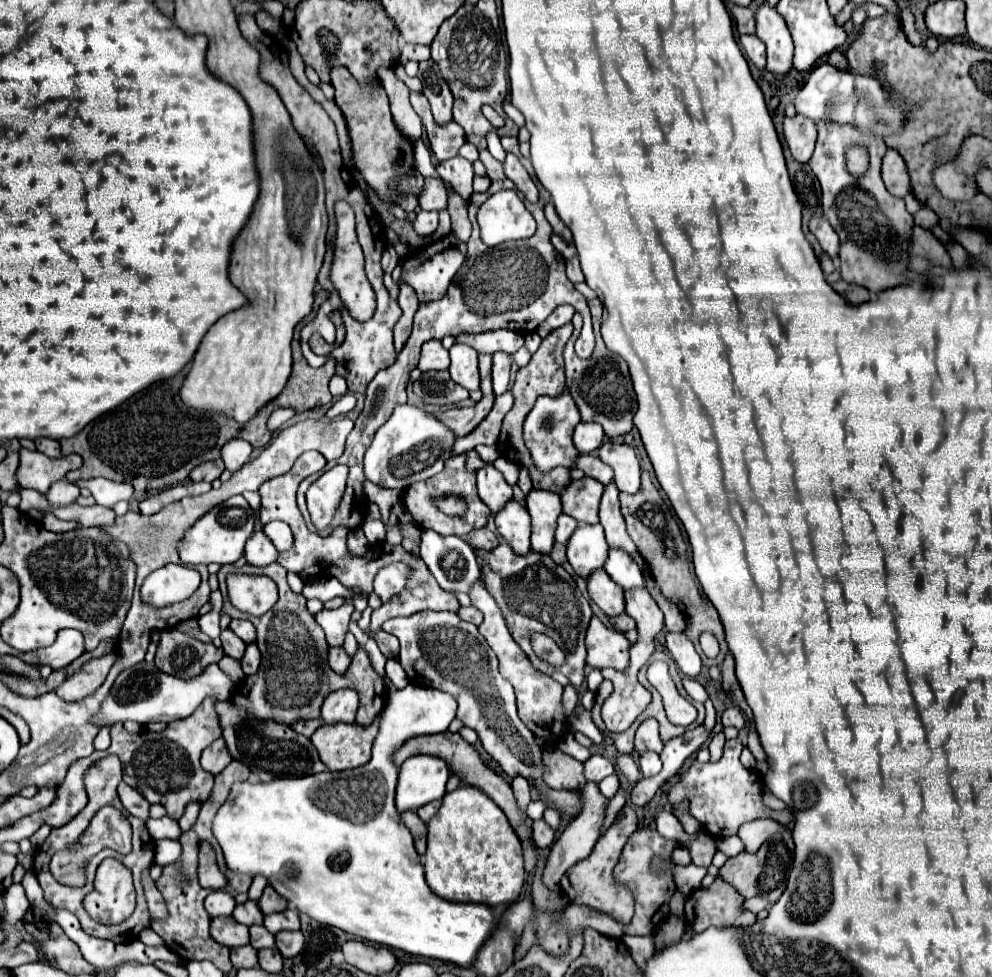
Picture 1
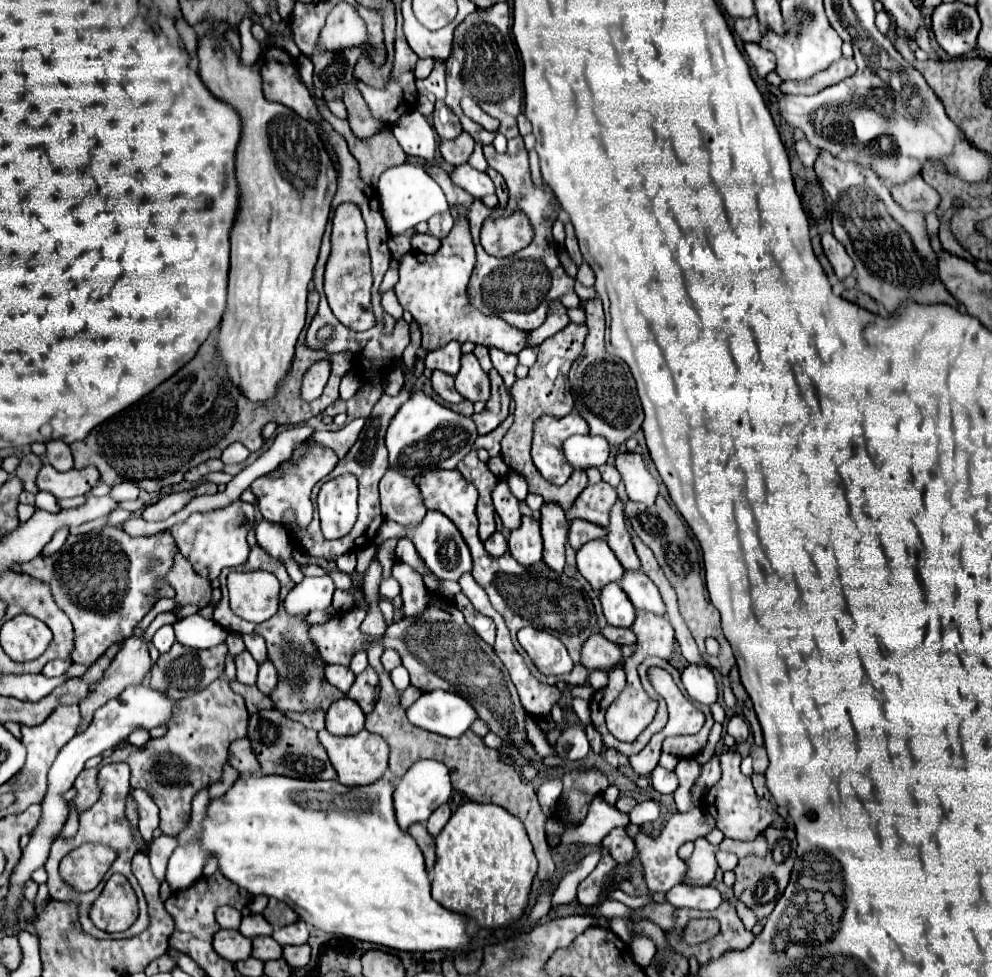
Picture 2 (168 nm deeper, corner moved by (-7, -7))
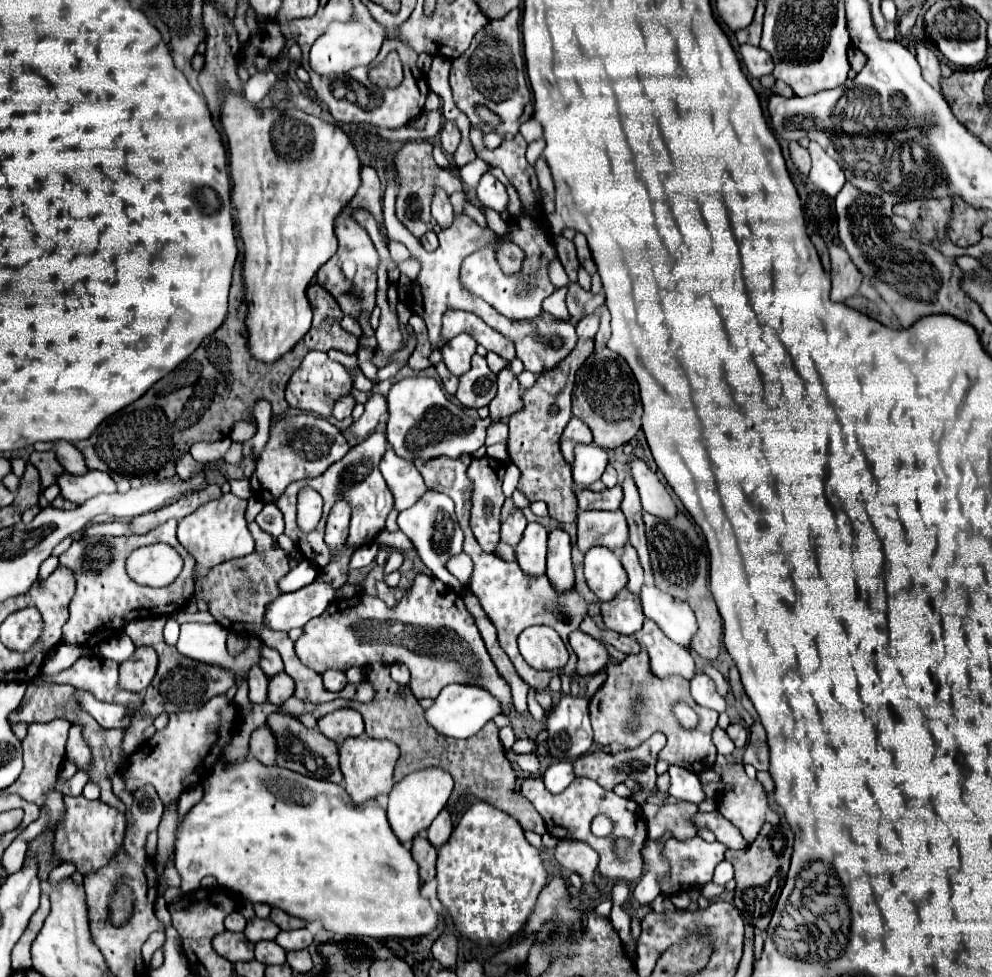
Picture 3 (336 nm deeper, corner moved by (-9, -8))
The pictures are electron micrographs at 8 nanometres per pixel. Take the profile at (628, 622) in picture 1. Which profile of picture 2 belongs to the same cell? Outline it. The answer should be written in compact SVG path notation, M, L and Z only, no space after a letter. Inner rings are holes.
M606 626L604 630L600 630L600 634L604 638L608 638L614 644L636 644L636 636L630 628L614 628L614 626Z

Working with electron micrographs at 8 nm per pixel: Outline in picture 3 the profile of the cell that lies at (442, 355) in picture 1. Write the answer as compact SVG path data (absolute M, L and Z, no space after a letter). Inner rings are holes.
M466 333L450 339L442 347L442 361L446 363L448 371L454 373L456 377L464 375L470 369L470 357L476 353L476 345L478 343Z

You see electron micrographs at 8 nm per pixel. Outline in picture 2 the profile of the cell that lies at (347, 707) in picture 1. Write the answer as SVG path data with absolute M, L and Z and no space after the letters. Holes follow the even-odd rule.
M342 698L342 700L336 700L328 708L328 712L326 712L326 730L330 734L336 734L336 736L358 734L360 730L364 730L364 720L366 720L366 716L354 700Z

